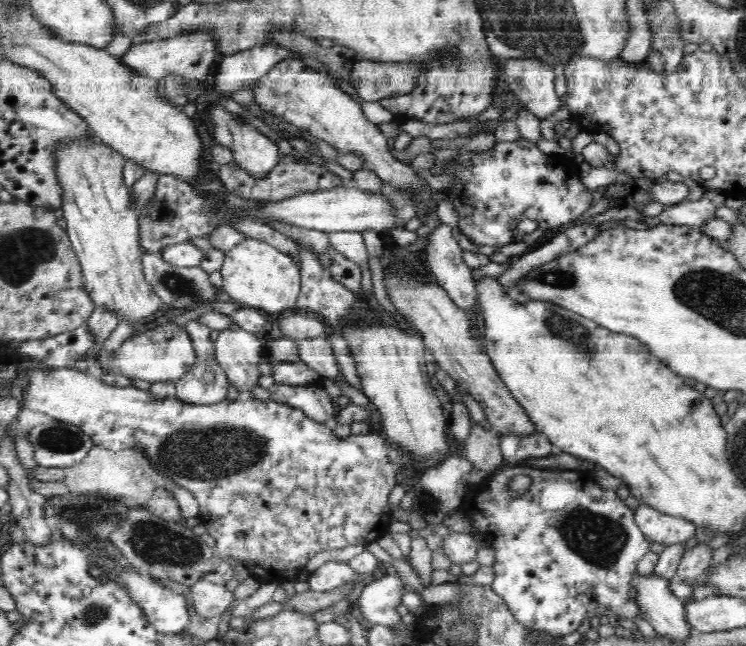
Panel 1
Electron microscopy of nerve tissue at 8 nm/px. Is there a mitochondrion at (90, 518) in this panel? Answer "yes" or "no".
yes

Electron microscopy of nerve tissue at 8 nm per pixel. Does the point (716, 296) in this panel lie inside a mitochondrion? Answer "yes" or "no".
yes

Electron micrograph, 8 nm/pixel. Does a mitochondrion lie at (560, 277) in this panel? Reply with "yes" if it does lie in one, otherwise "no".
yes

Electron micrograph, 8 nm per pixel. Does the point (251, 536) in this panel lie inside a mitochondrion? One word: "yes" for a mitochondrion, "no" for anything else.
no

